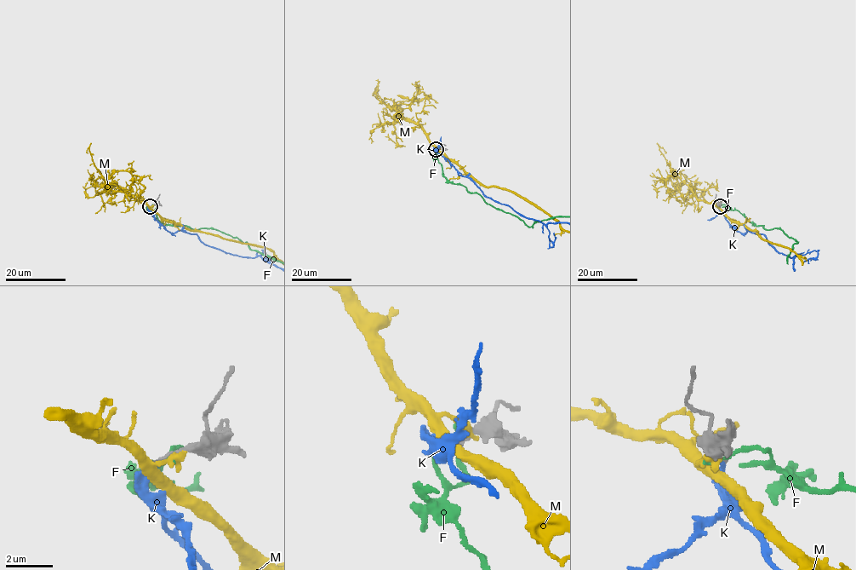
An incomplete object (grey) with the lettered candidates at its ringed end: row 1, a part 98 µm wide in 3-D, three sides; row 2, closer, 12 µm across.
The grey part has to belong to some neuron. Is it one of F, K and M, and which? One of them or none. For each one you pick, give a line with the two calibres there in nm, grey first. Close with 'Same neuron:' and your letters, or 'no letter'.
K: Thickness 180 nm (grey) against 200 nm
Same neuron: K

